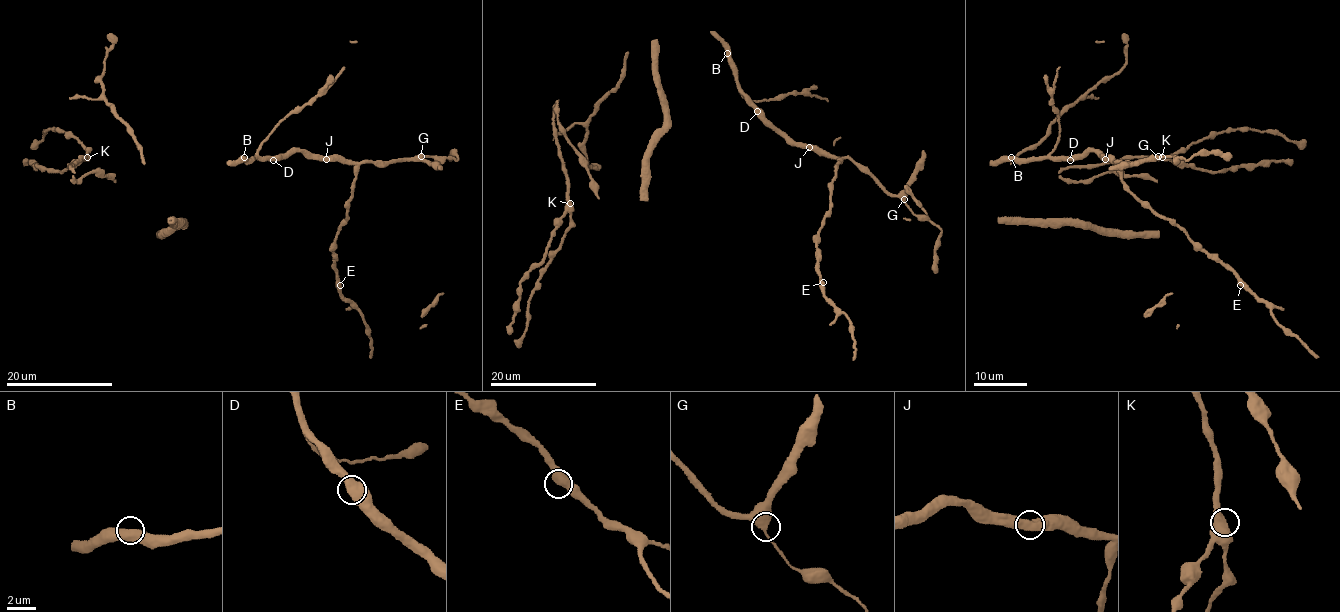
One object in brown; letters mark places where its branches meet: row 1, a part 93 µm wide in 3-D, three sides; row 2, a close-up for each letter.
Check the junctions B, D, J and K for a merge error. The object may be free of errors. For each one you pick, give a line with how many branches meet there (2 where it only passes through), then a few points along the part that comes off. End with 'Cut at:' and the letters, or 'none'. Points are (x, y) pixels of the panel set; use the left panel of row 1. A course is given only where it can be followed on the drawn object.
Cut at: none

